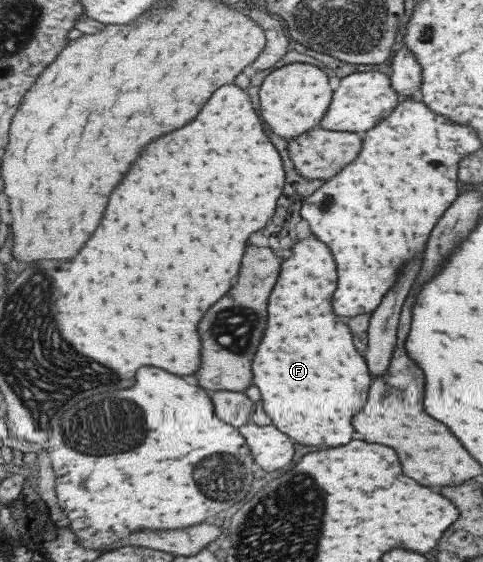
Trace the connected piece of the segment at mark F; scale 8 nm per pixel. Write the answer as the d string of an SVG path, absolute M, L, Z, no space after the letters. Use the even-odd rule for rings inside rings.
M316 237L298 241L294 255L286 259L286 269L282 269L282 277L270 299L270 329L266 331L266 341L262 341L262 349L258 349L258 357L254 359L254 383L262 389L266 413L274 419L278 429L302 445L346 445L354 433L350 419L364 407L370 387L370 375L364 359L352 347L348 327L338 321L338 315L332 311L332 295L336 289L338 269L330 247Z

